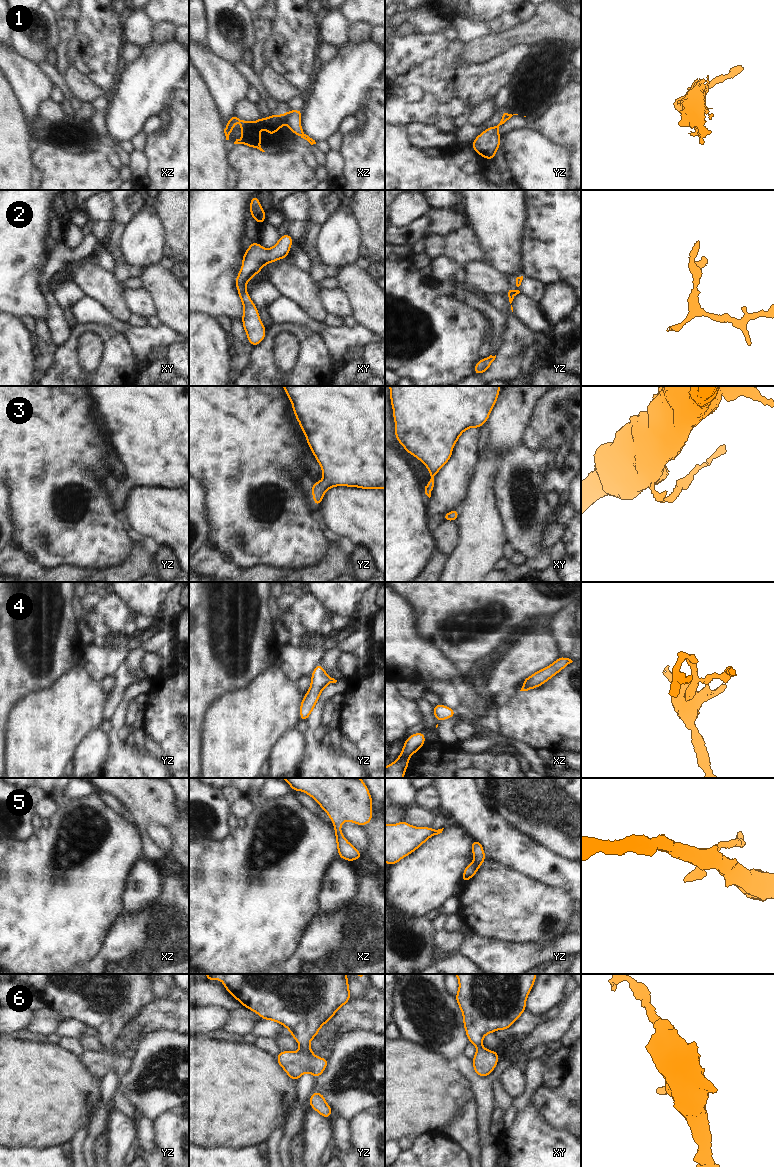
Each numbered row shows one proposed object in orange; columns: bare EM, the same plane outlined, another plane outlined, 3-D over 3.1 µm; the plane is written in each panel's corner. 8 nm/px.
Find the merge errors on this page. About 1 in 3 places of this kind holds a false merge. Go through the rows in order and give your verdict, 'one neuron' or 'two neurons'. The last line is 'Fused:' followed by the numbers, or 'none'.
1: two neurons
2: one neuron
3: one neuron
4: one neuron
5: one neuron
6: one neuron
Fused: 1

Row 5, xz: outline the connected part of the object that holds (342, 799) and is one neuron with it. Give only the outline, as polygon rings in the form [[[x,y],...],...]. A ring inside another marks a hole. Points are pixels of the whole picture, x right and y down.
[[[281,778],[292,788],[292,791],[303,791],[311,796],[320,807],[328,814],[334,825],[334,834],[338,848],[338,857],[353,862],[363,856],[359,850],[350,844],[341,831],[342,823],[347,820],[359,826],[366,825],[372,821],[373,798],[361,778]]]

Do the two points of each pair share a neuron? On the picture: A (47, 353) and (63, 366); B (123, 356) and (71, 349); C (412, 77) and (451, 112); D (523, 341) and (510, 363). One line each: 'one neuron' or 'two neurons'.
A: two neurons
B: one neuron
C: one neuron
D: one neuron

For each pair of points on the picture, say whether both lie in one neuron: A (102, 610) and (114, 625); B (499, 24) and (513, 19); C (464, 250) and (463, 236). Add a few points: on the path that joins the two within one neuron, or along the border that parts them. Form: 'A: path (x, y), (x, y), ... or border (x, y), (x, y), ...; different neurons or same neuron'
A: path (106, 614), (113, 621); same neuron
B: path (502, 23), (510, 20); same neuron
C: path (463, 247), (463, 239); same neuron

